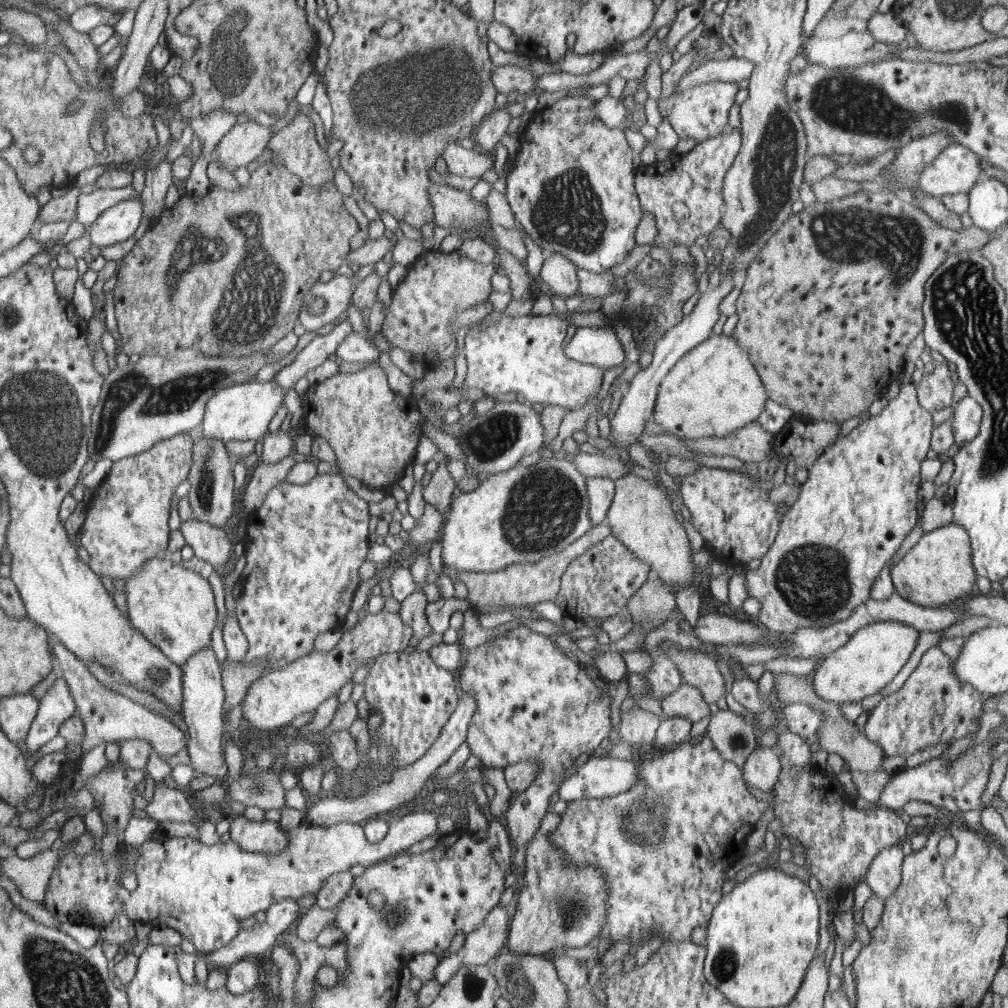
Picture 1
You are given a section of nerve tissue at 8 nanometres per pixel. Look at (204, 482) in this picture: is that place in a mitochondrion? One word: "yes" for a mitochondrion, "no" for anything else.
yes

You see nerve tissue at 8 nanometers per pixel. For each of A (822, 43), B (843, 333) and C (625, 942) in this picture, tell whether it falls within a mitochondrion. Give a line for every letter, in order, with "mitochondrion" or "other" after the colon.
A: other
B: other
C: other

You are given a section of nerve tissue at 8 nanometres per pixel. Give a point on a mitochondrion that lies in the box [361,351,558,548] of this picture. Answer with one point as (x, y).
(490, 440)

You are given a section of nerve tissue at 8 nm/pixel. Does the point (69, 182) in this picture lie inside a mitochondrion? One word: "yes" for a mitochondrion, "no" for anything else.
no

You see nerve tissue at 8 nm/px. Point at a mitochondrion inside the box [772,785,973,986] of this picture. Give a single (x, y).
(899, 948)

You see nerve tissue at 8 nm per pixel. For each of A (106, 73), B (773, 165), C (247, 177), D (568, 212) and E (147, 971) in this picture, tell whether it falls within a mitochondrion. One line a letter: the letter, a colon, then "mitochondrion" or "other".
A: other
B: mitochondrion
C: other
D: mitochondrion
E: other

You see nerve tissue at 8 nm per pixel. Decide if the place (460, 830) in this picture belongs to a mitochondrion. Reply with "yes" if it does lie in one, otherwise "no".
no

